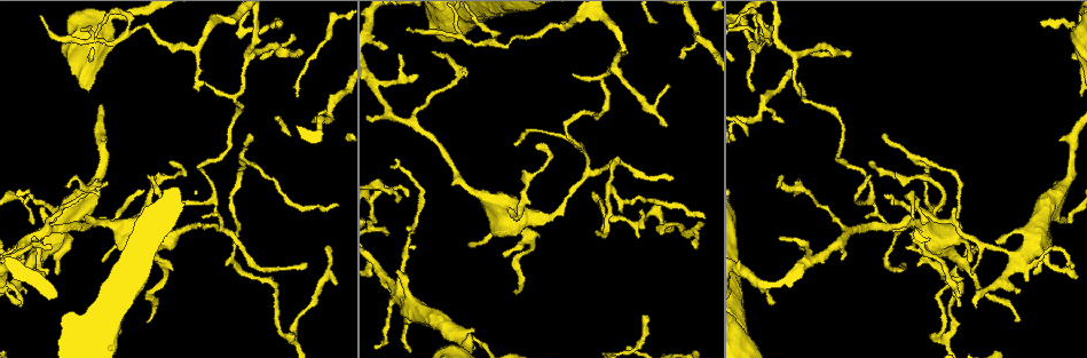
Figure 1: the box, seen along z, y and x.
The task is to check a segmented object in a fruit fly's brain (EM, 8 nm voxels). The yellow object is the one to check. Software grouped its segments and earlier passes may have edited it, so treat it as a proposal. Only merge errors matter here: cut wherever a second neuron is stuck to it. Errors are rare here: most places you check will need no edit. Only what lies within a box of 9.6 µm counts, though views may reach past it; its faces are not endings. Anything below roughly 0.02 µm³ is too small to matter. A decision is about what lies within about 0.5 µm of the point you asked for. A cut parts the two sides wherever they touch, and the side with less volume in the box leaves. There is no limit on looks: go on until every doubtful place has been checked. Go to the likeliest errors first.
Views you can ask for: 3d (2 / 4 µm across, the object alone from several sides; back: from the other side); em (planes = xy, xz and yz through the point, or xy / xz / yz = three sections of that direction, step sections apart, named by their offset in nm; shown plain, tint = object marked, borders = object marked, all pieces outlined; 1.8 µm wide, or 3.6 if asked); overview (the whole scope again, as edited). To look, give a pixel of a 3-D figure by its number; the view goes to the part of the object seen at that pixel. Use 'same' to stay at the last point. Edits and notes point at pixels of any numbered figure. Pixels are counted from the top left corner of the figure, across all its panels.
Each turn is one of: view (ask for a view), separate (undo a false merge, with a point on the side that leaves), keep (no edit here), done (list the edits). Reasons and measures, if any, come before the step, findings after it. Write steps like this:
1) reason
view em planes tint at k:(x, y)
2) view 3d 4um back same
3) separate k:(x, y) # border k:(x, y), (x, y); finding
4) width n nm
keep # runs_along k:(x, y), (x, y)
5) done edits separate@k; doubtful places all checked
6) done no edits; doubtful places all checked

abrupt turn
view em planes tint at 1:(401, 295)

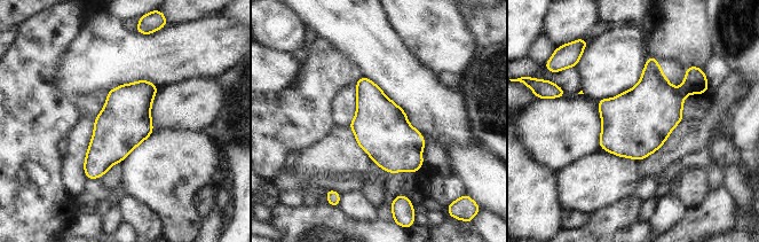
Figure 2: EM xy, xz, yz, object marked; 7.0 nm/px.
keep # one neuron here

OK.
abrupt turn
view 3d 2um at 1:(293, 337)

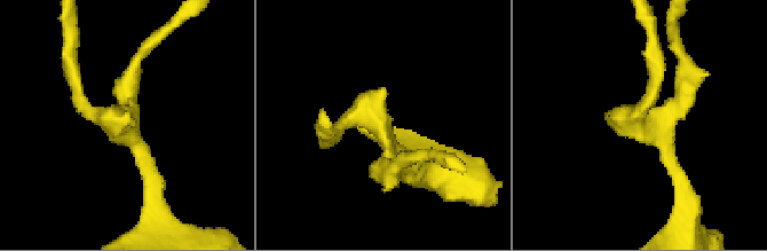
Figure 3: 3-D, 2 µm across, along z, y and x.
arms 3
view em xy step 8 plain at 3:(376, 117)

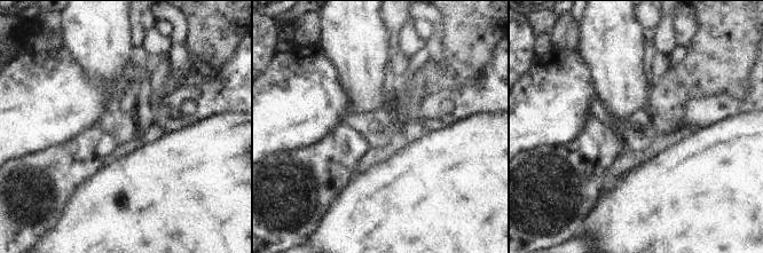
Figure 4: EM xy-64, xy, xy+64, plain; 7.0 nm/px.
view em xy step 8 tint same

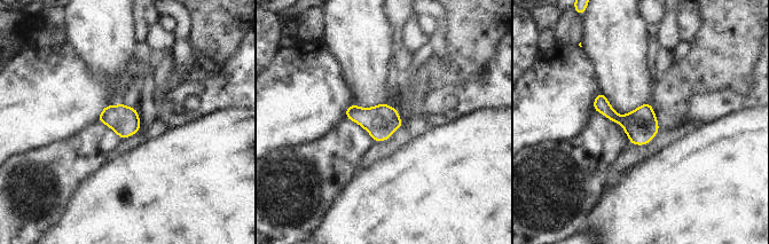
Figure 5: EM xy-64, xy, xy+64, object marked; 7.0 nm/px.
keep # all the same neuron

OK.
view 3d 4um at 1:(938, 166)

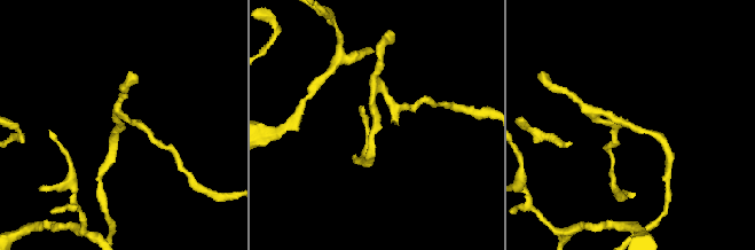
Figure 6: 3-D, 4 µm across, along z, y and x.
view em planes plain at 6:(123, 123)

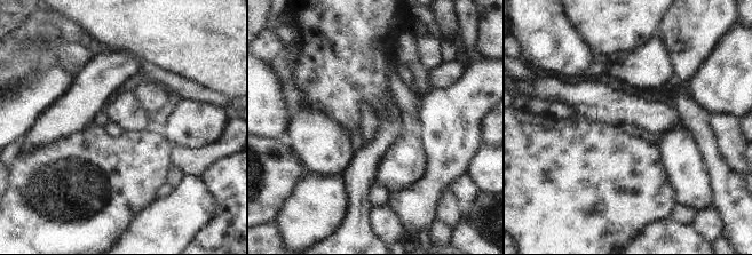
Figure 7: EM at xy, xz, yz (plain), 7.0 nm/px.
view em planes tint same

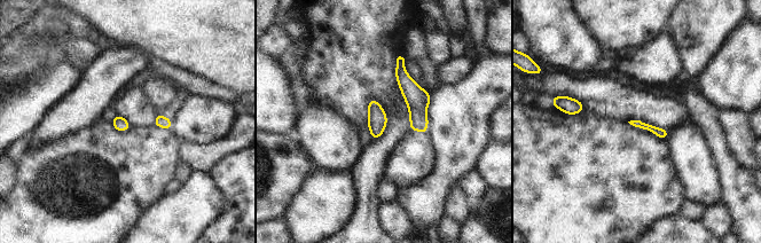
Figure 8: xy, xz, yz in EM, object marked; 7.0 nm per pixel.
keep # one neuron here

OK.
done no edits; doubtful places all checked

